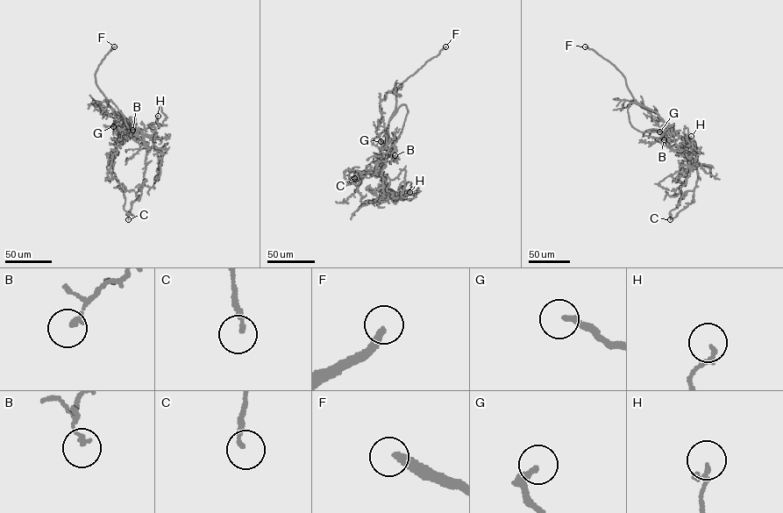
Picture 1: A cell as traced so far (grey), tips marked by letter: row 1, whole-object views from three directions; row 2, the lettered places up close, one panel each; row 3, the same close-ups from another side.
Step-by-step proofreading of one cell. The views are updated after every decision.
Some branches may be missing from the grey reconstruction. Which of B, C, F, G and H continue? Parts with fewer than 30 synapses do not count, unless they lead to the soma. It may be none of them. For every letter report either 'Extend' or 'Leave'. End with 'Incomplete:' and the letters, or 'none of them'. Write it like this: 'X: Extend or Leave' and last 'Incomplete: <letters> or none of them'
B: Leave
C: Leave
F: Extend
G: Extend
H: Leave
Incomplete: F, G

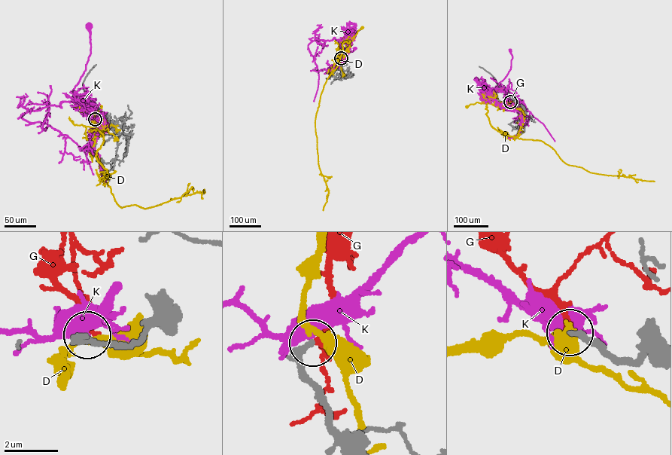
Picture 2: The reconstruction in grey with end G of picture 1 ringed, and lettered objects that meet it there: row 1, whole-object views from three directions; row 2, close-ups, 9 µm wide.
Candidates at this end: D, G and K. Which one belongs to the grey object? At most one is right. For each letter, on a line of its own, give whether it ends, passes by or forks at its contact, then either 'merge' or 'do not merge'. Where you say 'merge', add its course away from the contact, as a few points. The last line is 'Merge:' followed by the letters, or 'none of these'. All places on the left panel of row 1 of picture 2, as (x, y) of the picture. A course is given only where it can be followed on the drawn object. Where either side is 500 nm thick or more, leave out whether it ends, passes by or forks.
D: it passes by; do not merge
G: it passes by; merge
K: it forks; do not merge
Merge: G

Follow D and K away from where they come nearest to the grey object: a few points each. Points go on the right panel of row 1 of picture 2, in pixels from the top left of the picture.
D: (510, 102), (496, 106), (476, 102), (466, 106)
K: (510, 102), (507, 101), (503, 105), (498, 103), (492, 95), (510, 68), (512, 56), (510, 50)

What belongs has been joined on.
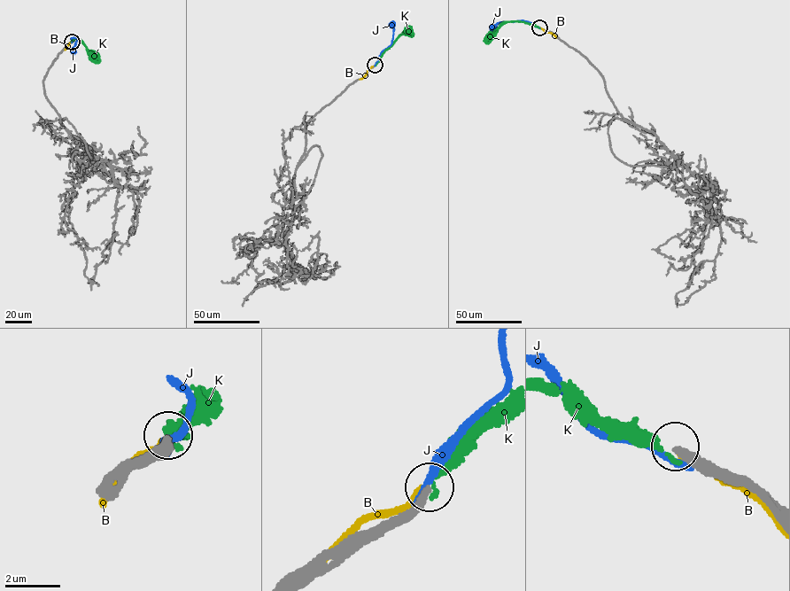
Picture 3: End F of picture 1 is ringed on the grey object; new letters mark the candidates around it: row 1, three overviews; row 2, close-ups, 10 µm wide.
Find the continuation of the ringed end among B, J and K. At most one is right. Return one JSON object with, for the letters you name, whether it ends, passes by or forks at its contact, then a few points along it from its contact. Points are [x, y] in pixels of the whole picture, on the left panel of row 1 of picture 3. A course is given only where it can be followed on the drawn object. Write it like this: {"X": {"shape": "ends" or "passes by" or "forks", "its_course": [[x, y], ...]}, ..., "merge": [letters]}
{"merge": []}

